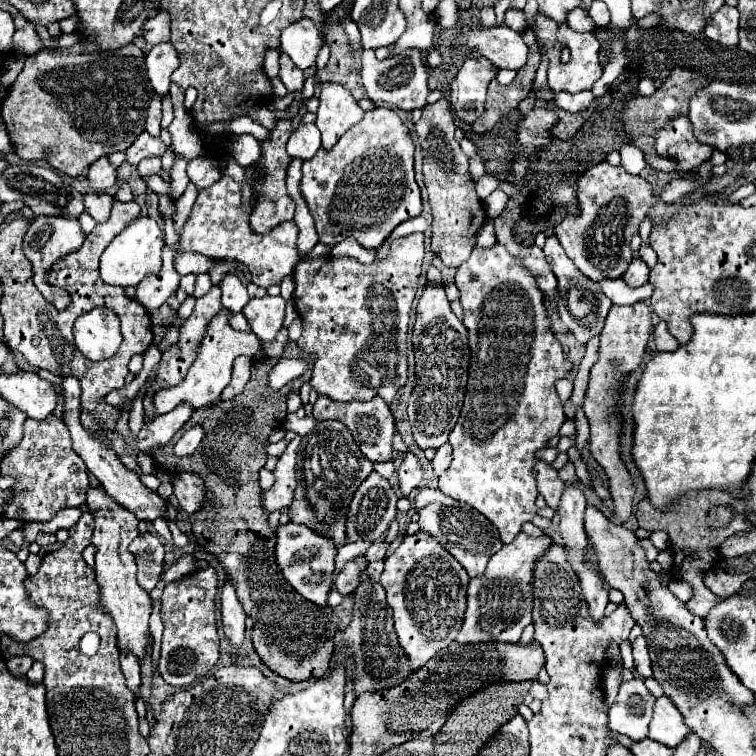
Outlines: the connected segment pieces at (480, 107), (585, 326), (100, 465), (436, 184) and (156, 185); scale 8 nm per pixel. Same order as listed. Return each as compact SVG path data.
M472 57L462 65L456 75L458 93L452 105L462 121L474 123L484 113L486 89L496 73L498 69L486 57Z
M548 237L546 245L544 245L544 253L546 259L558 279L558 299L556 299L556 311L562 319L562 323L570 329L570 333L576 337L576 341L580 345L586 345L592 337L602 333L606 315L612 307L612 301L602 293L600 285L592 279L588 279L586 275L582 275L582 271L568 259L568 255L564 253L564 249L560 247L560 241L556 237Z
M64 377L62 379L62 385L60 389L64 391L64 417L66 417L66 425L70 429L70 435L72 435L72 447L74 451L84 459L88 471L92 475L96 475L96 479L102 483L102 487L108 491L108 495L112 495L116 499L116 503L124 503L124 507L128 507L128 511L132 511L140 521L154 521L158 519L164 511L166 511L166 503L154 493L154 491L148 491L140 479L136 477L136 473L128 471L116 457L116 453L106 447L106 441L102 435L90 435L82 423L80 423L80 383L76 377Z
M440 99L422 109L422 117L416 123L416 133L424 155L424 183L432 207L432 251L442 259L446 267L458 267L464 257L470 255L476 245L476 233L488 221L484 203L476 195L474 181L468 173L468 157L455 139L454 117L446 99Z
M148 175L148 177L146 177L146 185L148 185L154 193L158 193L158 195L160 195L160 193L168 193L168 195L170 195L170 189L172 189L172 187L170 187L168 183L164 183L158 175Z

